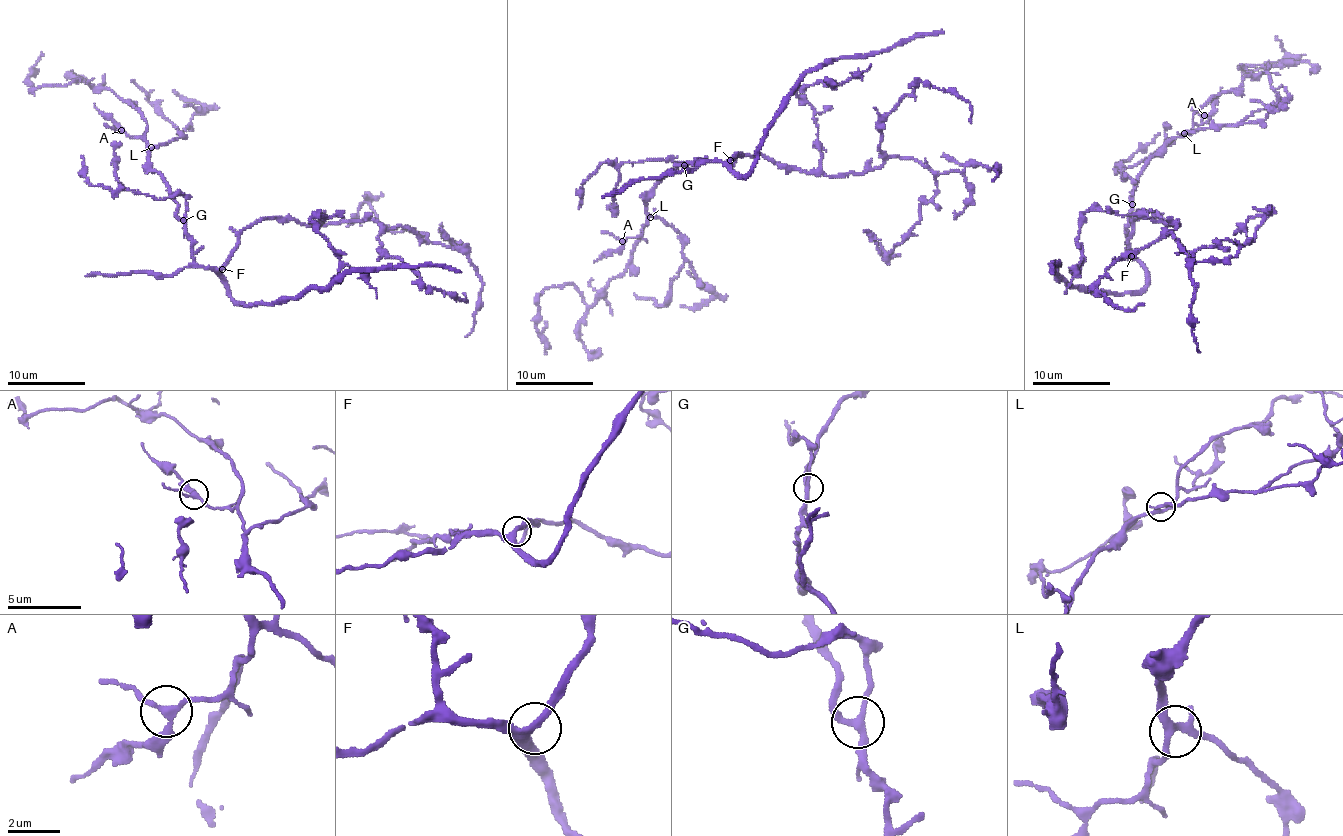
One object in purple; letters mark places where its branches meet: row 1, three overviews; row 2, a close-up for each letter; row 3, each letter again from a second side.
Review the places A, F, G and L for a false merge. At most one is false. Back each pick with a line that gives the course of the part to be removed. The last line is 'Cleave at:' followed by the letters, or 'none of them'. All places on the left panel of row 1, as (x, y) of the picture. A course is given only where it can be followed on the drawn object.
Cleave at: none of them

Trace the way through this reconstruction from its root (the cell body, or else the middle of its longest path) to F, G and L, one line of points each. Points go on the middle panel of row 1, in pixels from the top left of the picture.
F: (717, 162), (730, 160)
G: (717, 162), (696, 160), (684, 166)
L: (717, 162), (696, 160), (674, 165), (648, 195), (645, 209), (650, 217)

